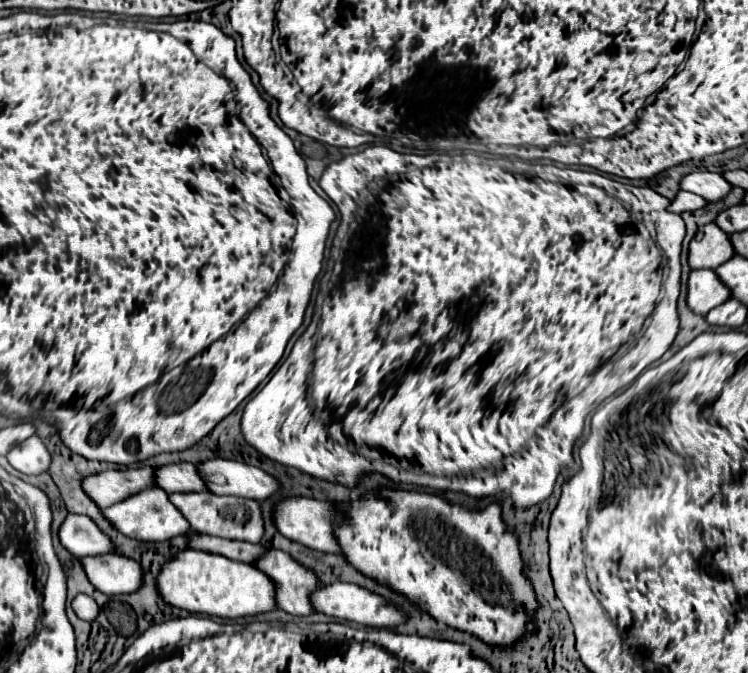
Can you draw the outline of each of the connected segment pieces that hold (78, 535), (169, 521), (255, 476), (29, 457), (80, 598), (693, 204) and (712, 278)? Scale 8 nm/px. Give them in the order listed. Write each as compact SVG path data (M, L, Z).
M68 514L58 536L62 546L74 556L100 556L116 552L114 540L94 526L94 520L82 514Z
M148 488L144 492L138 492L126 498L124 502L118 502L106 508L104 516L122 534L136 538L136 540L146 540L146 542L162 542L162 540L170 540L174 536L184 536L190 532L190 522L186 522L186 518L178 512L178 508L170 504L170 498L166 492L162 492L162 488Z
M208 460L198 464L200 474L222 474L226 478L226 484L212 484L214 494L230 494L230 496L244 496L252 500L266 500L274 496L282 484L278 478L270 476L268 472L236 462L236 460Z
M34 434L34 436L30 436L30 440L16 444L8 452L8 462L24 474L42 474L50 468L52 458L50 458L50 452L48 452L46 444L42 442L42 438L38 434Z
M78 594L72 602L72 608L74 608L78 618L88 620L88 622L98 616L98 604L94 604L94 598L90 598L86 594Z
M680 190L678 196L670 202L670 210L676 212L676 214L682 214L682 212L686 212L686 210L698 210L698 208L704 208L706 204L708 204L708 202L704 202L698 194Z
M692 270L688 284L688 306L696 314L706 316L712 308L730 300L730 290L726 284L720 284L714 270Z

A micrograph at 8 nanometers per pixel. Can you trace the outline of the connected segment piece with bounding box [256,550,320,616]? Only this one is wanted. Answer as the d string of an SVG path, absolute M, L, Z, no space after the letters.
M270 550L256 562L256 568L276 582L276 604L280 610L296 616L308 616L314 612L314 604L308 598L320 584L310 568L302 568L302 564L290 560L290 554L282 550Z

